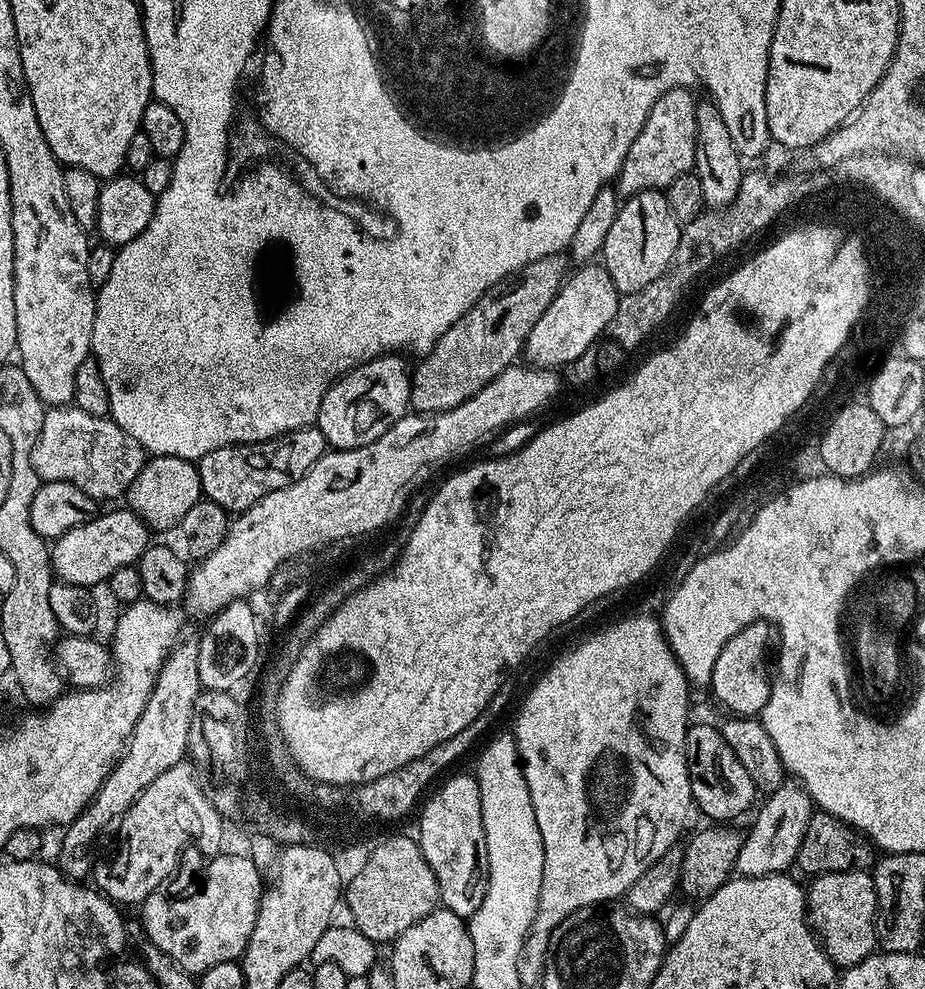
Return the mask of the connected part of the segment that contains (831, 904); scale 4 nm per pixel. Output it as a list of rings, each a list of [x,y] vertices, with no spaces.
[[[871,871],[823,872],[806,888],[808,922],[837,969],[847,970],[877,951],[876,891]]]

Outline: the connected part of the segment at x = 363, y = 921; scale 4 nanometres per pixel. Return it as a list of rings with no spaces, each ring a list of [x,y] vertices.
[[[392,836],[373,847],[366,866],[346,884],[342,900],[348,903],[354,927],[377,946],[397,940],[414,922],[426,918],[439,905],[437,879],[422,854],[419,843],[408,836]]]

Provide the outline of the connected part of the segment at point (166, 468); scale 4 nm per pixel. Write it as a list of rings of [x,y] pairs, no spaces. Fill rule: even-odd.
[[[152,456],[145,459],[138,478],[128,488],[126,504],[144,519],[153,533],[163,534],[178,526],[183,516],[202,498],[200,470],[193,461],[173,456]],[[128,500],[128,501],[127,501]]]

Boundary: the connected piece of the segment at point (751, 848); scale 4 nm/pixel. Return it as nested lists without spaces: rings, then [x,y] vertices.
[[[786,782],[778,786],[768,797],[768,800],[760,808],[760,813],[756,816],[756,821],[752,824],[752,829],[746,832],[743,837],[741,852],[737,856],[735,871],[742,876],[778,876],[789,871],[796,863],[796,855],[802,846],[802,838],[806,834],[806,826],[810,822],[814,805],[808,791],[799,783]]]

